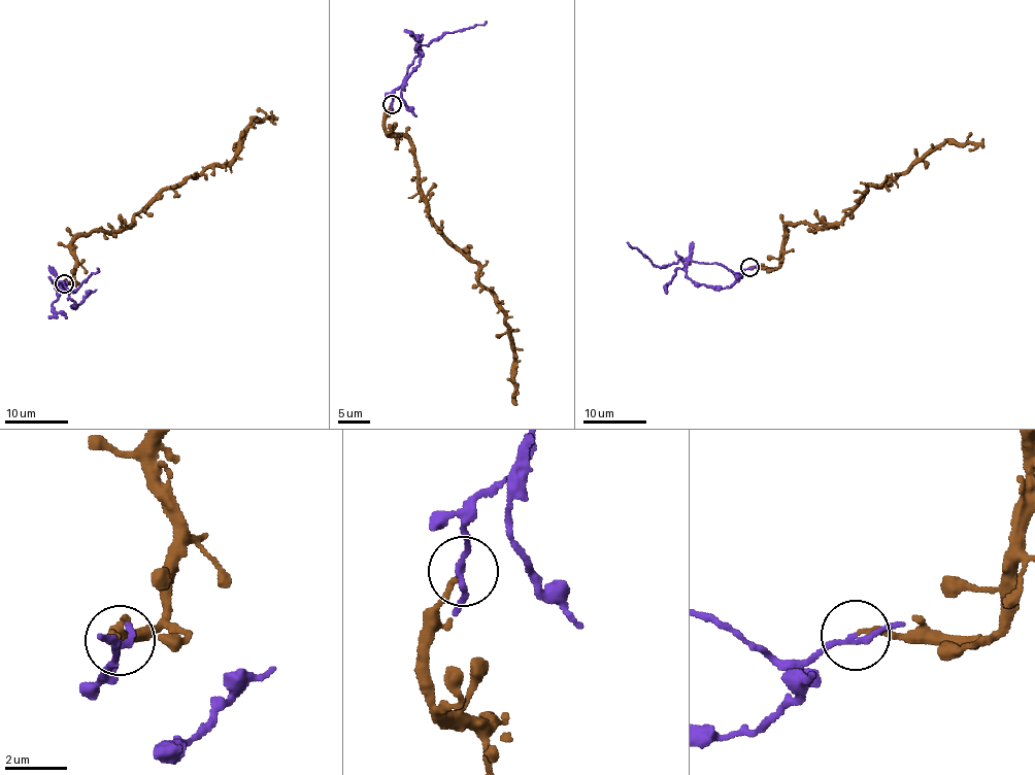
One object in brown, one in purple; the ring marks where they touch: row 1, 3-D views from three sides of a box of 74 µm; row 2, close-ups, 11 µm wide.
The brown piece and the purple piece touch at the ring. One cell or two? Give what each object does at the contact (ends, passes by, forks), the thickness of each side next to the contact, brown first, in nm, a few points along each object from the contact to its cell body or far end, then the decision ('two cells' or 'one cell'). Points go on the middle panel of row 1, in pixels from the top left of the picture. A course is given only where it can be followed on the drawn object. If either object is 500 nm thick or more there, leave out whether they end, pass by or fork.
brown ends there; purple passes by; 160 nm thick on the brown side, 160 nm on the other; brown runs (391, 105), (385, 131), (410, 142), (431, 224), (475, 263), (478, 282), (503, 312), (516, 362), (515, 405); purple runs (391, 105), (394, 90), (405, 80), (407, 66), (420, 52), (419, 64), (401, 91), (402, 101), (415, 116); two cells

